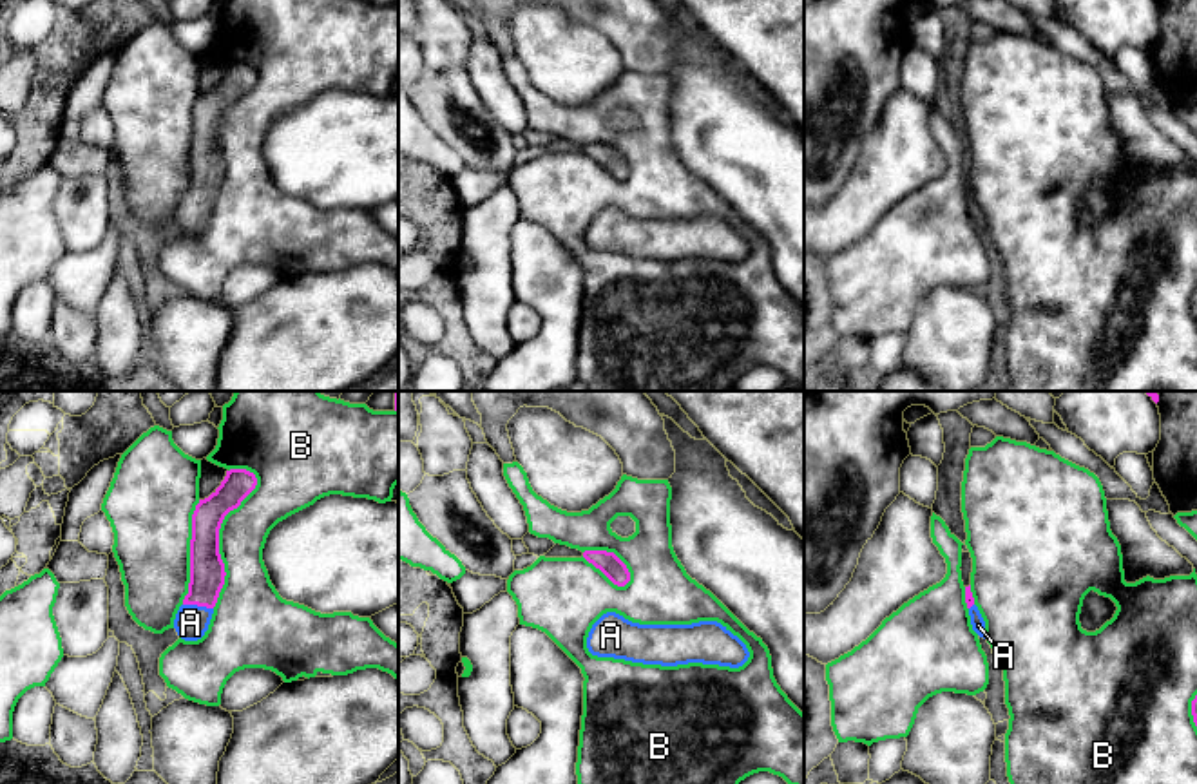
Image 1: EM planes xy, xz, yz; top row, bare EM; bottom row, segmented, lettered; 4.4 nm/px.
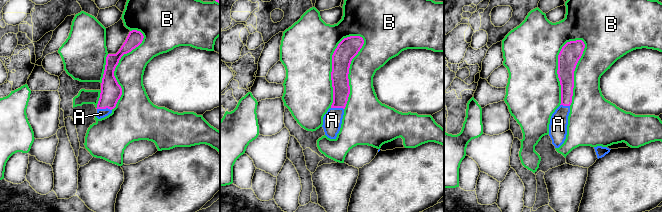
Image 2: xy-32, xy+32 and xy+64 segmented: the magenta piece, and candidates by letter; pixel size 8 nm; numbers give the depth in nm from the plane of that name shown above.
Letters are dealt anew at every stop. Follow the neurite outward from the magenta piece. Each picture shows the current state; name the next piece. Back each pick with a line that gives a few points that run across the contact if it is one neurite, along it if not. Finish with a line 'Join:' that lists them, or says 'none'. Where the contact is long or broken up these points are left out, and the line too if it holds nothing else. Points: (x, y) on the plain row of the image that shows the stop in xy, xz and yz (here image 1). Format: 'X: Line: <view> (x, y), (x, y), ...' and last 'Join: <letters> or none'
A: Line: xy (207, 165), (198, 200), (191, 218)
Join: A

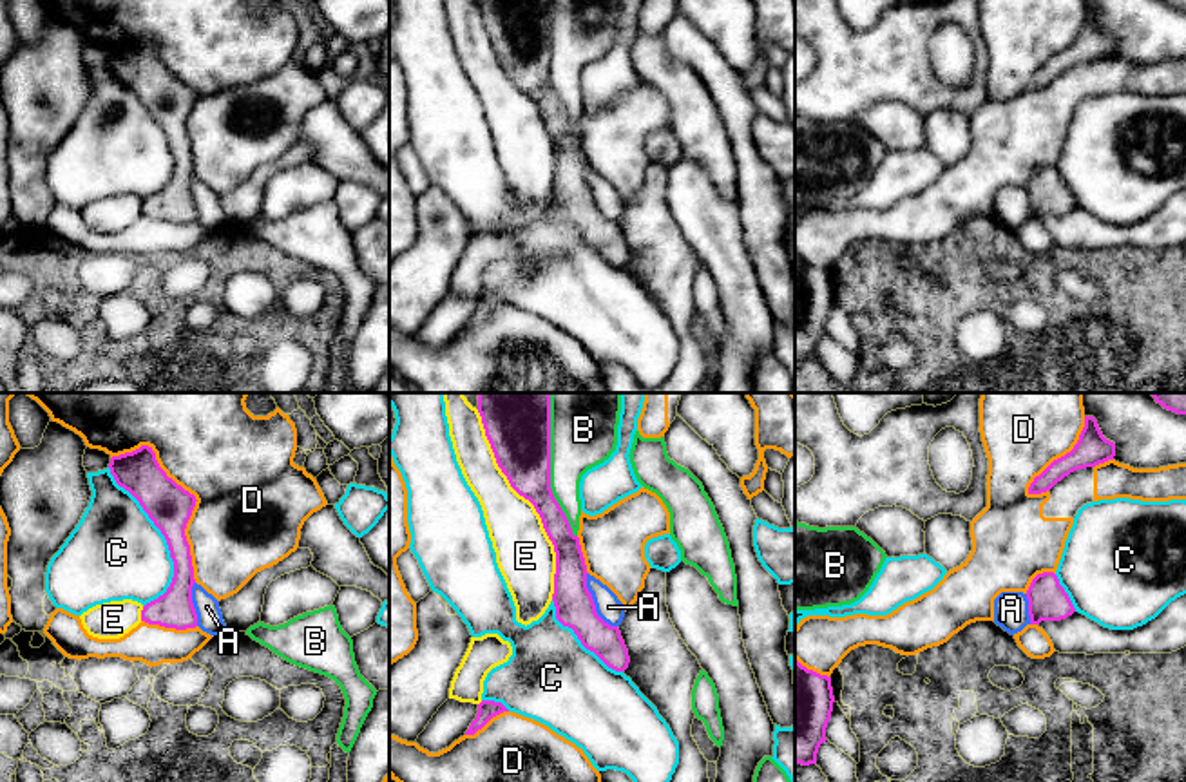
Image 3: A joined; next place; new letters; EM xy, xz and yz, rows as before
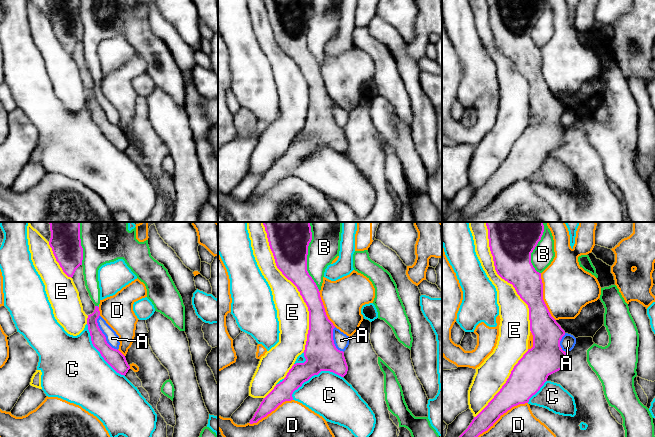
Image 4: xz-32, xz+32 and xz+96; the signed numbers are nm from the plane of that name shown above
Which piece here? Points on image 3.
Join: none

